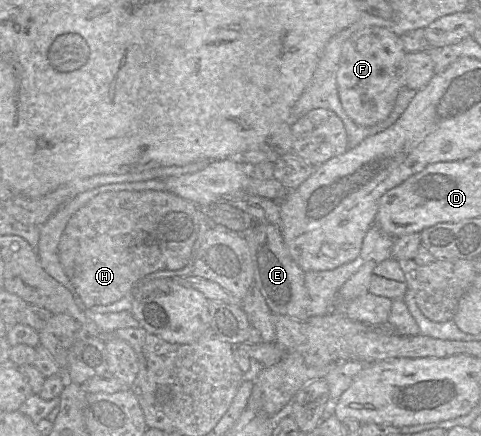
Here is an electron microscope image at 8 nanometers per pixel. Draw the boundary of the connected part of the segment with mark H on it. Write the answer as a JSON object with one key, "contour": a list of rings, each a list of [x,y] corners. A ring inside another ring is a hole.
{"contour":[[[118,191],[106,192],[95,196],[86,205],[81,207],[69,219],[58,245],[59,260],[68,277],[80,296],[82,303],[86,308],[97,305],[108,305],[119,301],[126,296],[133,288],[134,284],[142,277],[151,273],[163,270],[177,271],[192,264],[194,254],[200,243],[201,212],[199,208],[189,200],[183,199],[170,191]]]}

